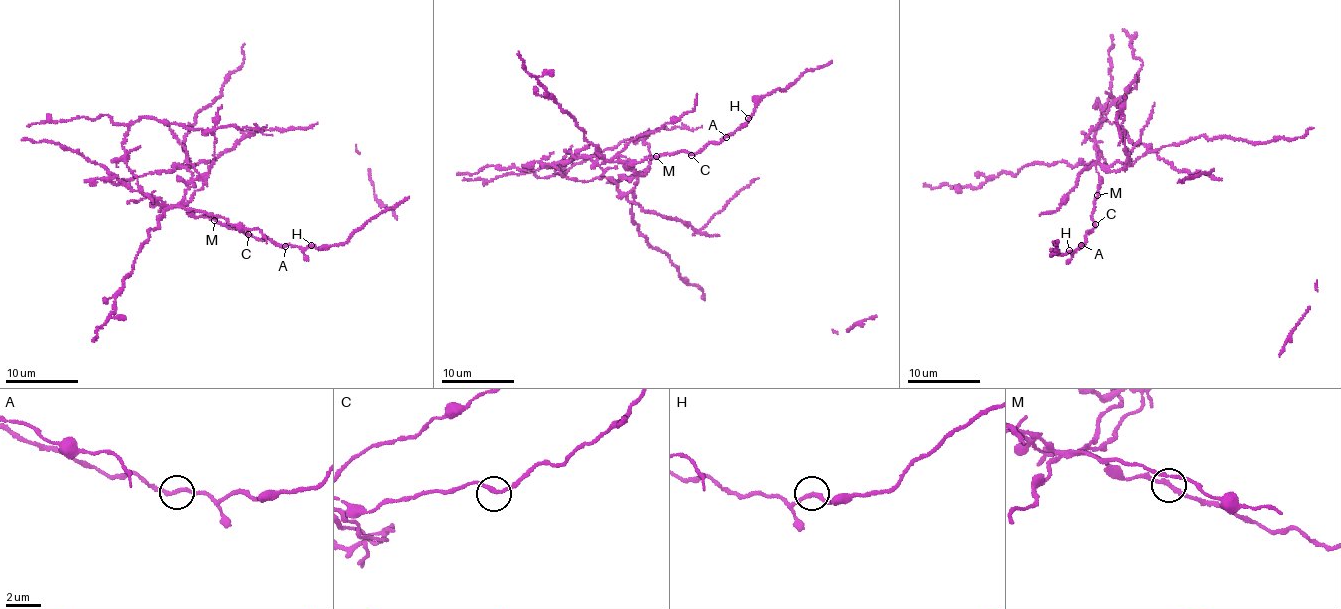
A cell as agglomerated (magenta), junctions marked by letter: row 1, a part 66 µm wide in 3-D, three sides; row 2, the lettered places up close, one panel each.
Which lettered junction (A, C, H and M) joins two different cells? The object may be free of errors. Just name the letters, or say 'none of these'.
M

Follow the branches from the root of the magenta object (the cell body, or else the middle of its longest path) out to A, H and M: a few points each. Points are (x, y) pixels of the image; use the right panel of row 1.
A: (1143, 154), (1133, 164), (1119, 160), (1108, 165), (1095, 165), (1101, 187), (1093, 209), (1094, 226), (1081, 245)
H: (1143, 154), (1133, 164), (1119, 160), (1095, 165), (1101, 187), (1094, 226), (1086, 243), (1069, 250)
M: (1143, 154), (1133, 164), (1119, 160), (1108, 165), (1095, 165), (1101, 187), (1097, 195)

